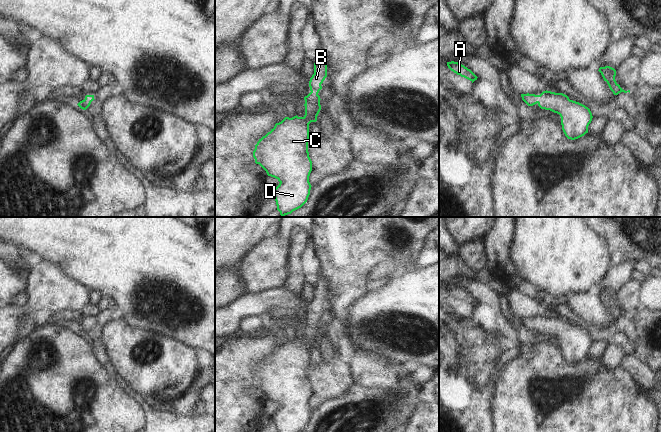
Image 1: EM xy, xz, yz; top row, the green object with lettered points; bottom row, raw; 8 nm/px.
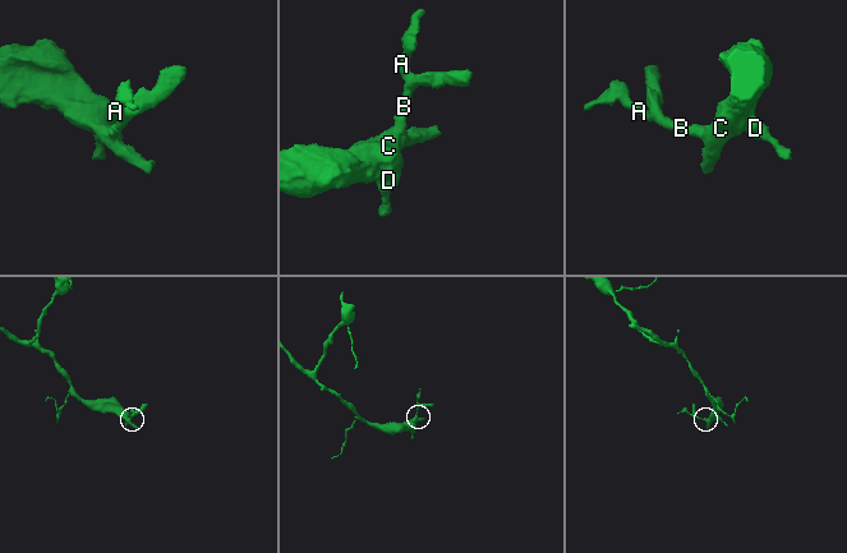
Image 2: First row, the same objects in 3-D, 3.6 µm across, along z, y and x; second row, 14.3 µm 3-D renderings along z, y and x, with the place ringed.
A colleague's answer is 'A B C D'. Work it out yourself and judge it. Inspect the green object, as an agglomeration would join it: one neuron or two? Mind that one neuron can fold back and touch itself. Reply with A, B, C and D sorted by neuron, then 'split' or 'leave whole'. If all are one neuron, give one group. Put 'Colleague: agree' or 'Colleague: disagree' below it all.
groups A B C D; leave whole
Colleague: agree

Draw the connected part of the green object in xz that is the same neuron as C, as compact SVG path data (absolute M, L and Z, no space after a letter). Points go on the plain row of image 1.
M318 276L318 281L314 287L314 298L310 302L310 317L304 321L305 339L297 339L289 342L285 341L281 346L276 347L265 360L263 360L253 375L255 387L259 388L268 400L276 402L280 407L273 414L277 432L301 432L308 424L311 414L309 400L312 395L312 385L308 376L309 348L317 345L317 340L321 334L319 315L321 308L327 301L327 286L324 277Z

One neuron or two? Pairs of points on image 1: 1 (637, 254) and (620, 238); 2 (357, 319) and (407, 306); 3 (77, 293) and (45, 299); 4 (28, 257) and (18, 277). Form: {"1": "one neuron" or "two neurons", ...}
{"1": "one neuron", "2": "one neuron", "3": "one neuron", "4": "one neuron"}

